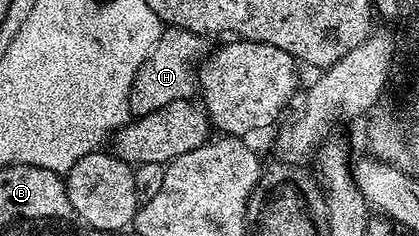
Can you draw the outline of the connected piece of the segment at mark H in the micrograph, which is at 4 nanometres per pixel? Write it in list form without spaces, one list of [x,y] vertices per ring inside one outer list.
[[[168,28],[161,33],[158,44],[154,44],[150,56],[146,56],[142,68],[138,68],[134,76],[134,84],[128,97],[129,115],[141,118],[150,112],[158,112],[158,108],[166,108],[166,104],[191,99],[191,94],[197,93],[198,78],[194,67],[201,57],[200,42],[201,35],[192,34],[189,30]]]

